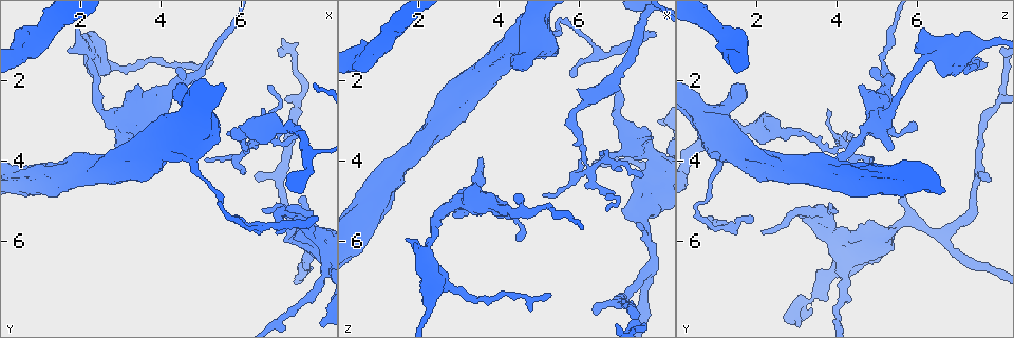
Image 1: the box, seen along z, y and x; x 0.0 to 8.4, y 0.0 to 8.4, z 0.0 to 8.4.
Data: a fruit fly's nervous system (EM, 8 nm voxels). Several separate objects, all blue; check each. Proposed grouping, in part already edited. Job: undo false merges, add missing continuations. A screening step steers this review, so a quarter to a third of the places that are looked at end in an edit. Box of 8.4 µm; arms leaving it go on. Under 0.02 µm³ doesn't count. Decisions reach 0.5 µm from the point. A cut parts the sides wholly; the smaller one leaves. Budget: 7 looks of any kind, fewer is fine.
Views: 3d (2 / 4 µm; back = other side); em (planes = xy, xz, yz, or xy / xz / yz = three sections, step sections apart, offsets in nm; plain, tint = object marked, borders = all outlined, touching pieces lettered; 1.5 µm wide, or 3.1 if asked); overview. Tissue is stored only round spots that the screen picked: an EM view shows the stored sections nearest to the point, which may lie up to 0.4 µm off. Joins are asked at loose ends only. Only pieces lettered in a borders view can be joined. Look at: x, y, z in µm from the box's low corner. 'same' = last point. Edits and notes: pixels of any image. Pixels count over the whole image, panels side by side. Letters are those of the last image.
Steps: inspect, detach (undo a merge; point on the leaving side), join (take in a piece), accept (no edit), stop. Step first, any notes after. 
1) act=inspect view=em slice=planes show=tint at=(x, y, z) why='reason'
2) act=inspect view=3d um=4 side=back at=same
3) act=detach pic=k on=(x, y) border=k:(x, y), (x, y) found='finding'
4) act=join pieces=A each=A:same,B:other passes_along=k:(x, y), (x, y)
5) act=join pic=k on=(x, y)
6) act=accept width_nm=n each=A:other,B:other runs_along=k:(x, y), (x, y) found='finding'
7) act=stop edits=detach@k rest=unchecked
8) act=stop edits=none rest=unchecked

act=inspect view=em slice=planes show=tint at=(7.90, 5.35, 0.80) why='an open end'

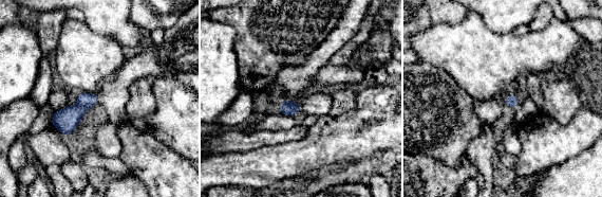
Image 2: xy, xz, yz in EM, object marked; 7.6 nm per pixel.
act=inspect view=em slice=planes show=borders at=same

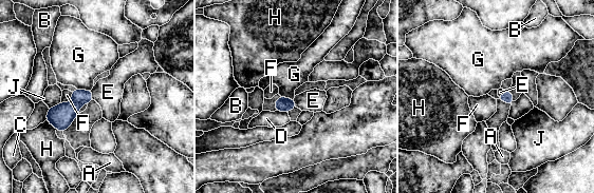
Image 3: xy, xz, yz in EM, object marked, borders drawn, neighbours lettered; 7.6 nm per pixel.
act=join pieces=E longest_contact=F:120nm each=A:other,B:other,C:other,D:other,E:same,F:other,G:other,H:other,J:other found='the neuron continues'

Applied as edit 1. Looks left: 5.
act=inspect view=overview why='see it whole again'

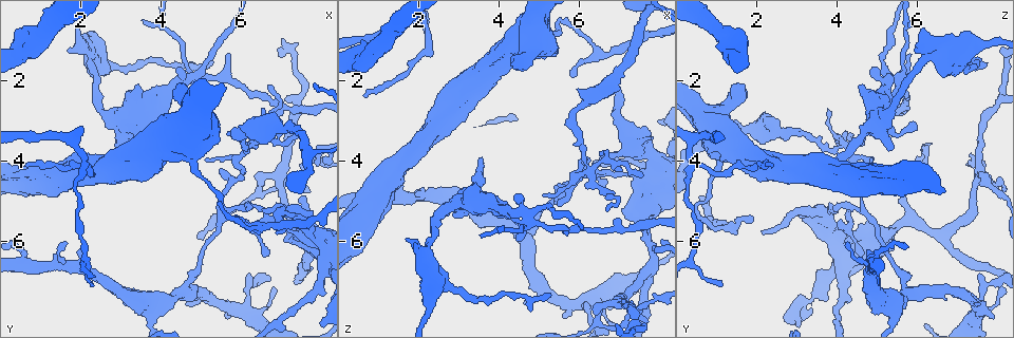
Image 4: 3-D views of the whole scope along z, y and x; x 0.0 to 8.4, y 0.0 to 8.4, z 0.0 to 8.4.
act=inspect view=3d um=4 at=(4.90, 4.25, 1.00) why='thick turns thin'

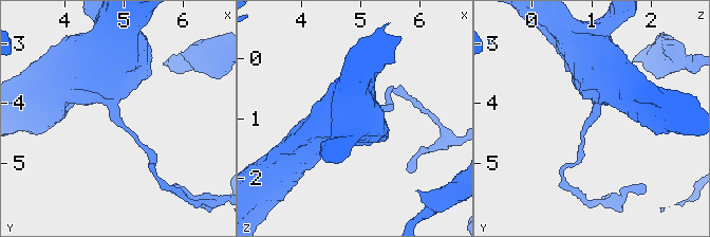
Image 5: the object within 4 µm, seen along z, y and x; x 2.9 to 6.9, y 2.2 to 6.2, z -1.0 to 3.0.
act=inspect view=em slice=yz step=8 show=borders at=(4.90, 4.20, 1.05) why='now the EM'

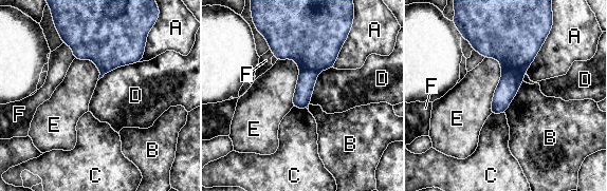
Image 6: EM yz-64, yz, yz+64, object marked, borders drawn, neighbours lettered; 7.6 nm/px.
act=detach pic=6 on=(511, 80) each=A:other,B:other,C:other,D:other,E:other,F:other border=6:(502, 69), (513, 69), (523, 74) found='a second neuron is stuck on'

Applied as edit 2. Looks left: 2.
act=stop edits=join@3,detach@6 rest=unchecked

